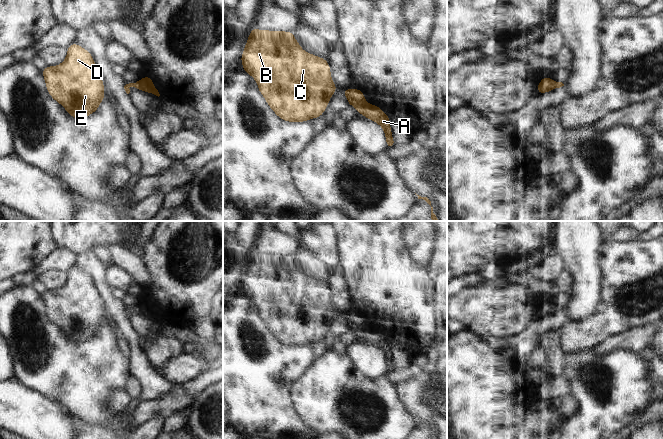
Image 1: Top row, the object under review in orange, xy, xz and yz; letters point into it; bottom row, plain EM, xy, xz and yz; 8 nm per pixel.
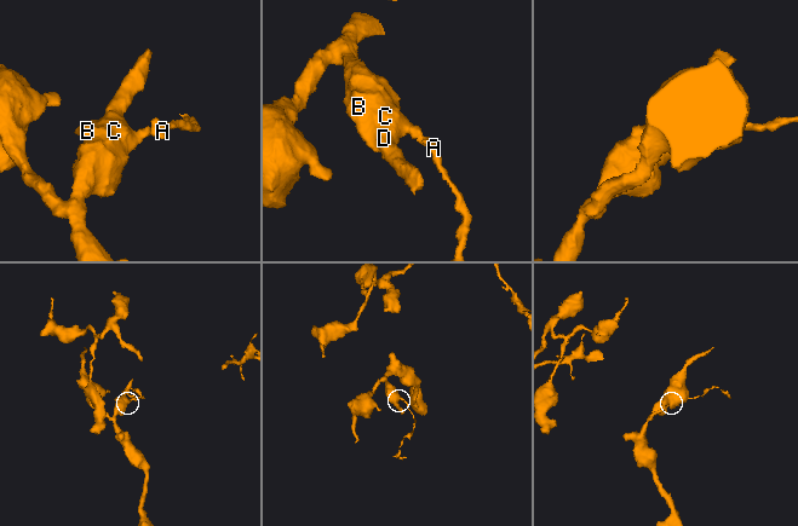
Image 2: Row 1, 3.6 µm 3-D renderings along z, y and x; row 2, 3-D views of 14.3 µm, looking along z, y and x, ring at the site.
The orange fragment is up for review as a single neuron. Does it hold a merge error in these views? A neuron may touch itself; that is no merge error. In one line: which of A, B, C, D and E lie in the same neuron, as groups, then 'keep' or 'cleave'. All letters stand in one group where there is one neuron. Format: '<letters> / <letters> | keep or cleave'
A / B C D E | cleave

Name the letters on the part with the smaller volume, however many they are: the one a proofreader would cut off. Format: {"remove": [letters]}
{"remove": ["A"]}

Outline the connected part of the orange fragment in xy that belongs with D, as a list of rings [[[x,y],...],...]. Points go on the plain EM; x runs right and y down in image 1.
[[[74,266],[61,288],[46,290],[41,297],[49,319],[77,344],[96,336],[105,322],[100,292],[88,274]]]

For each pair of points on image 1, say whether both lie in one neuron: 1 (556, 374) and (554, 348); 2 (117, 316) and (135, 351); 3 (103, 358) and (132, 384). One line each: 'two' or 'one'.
1: one
2: one
3: two

